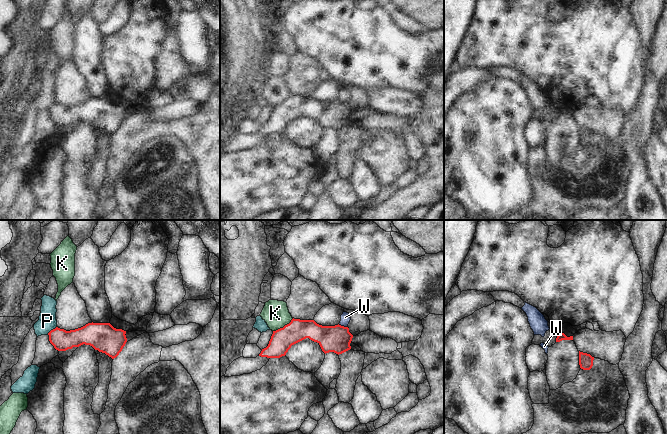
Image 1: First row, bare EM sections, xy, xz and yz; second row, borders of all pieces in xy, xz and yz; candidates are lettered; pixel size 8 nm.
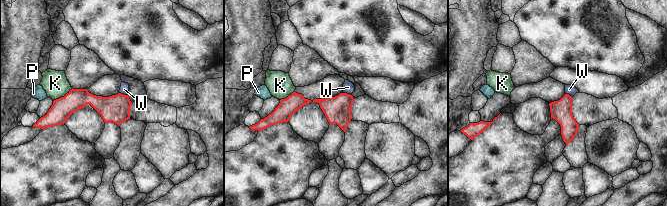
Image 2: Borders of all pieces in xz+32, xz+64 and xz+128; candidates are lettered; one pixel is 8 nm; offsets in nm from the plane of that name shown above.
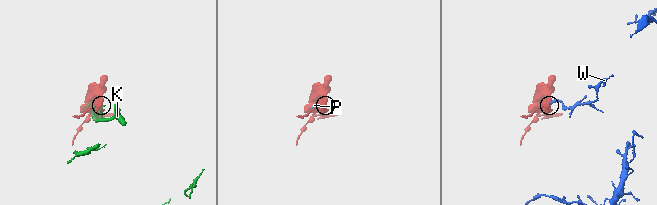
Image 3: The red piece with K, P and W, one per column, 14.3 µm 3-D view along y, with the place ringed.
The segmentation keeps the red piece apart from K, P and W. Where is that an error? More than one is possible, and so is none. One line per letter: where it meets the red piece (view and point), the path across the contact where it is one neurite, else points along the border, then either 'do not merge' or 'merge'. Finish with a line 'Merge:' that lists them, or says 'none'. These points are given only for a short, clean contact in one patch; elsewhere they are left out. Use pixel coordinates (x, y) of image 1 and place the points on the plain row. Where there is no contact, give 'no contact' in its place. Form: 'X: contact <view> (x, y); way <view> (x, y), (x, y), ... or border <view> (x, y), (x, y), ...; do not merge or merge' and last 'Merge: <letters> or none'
K: contact xz (284, 102); border xz (293, 94), (282, 103), (273, 107); do not merge
P: contact xy (51, 106); border xy (56, 102), (47, 110); do not merge
W: contact xz (342, 102); border xz (338, 100), (346, 103); do not merge
Merge: none

